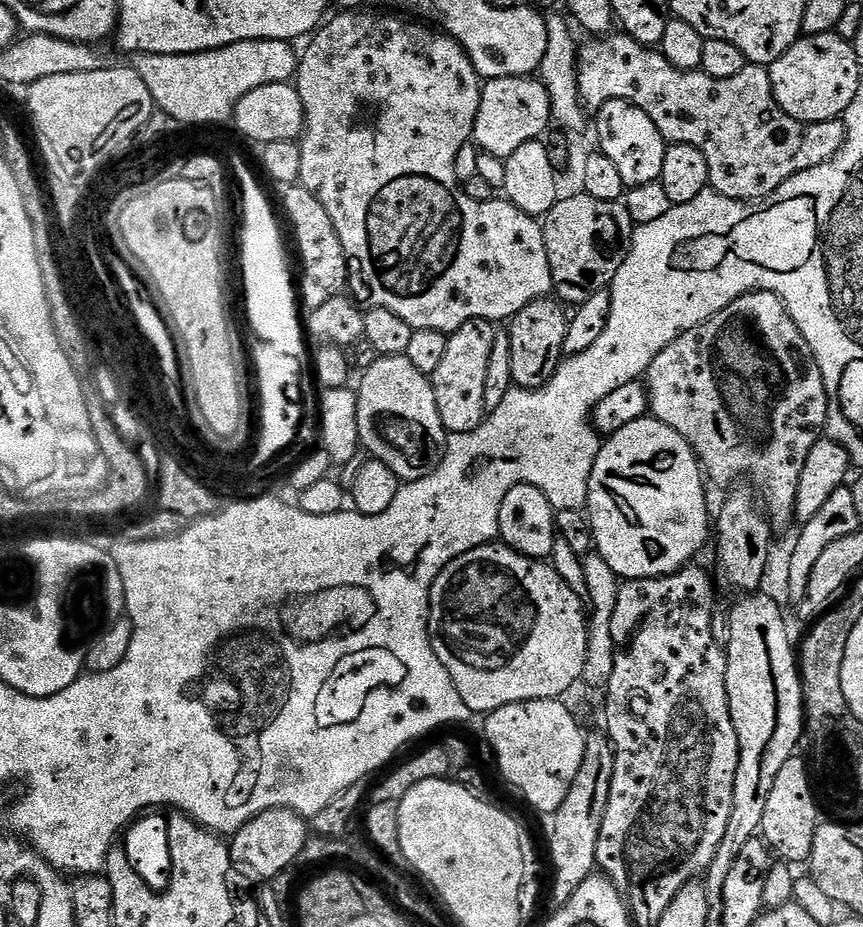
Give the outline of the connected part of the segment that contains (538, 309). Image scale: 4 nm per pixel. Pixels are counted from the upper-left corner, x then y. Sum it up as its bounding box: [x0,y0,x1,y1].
[510,298,569,388]

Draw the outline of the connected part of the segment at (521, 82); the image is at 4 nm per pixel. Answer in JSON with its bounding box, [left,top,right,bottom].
[472,76,552,161]

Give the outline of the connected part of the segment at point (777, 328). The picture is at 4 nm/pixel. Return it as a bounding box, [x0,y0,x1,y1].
[646,292,828,525]

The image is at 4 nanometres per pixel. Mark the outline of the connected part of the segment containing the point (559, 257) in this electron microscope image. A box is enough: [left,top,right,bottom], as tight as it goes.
[542,194,634,306]

